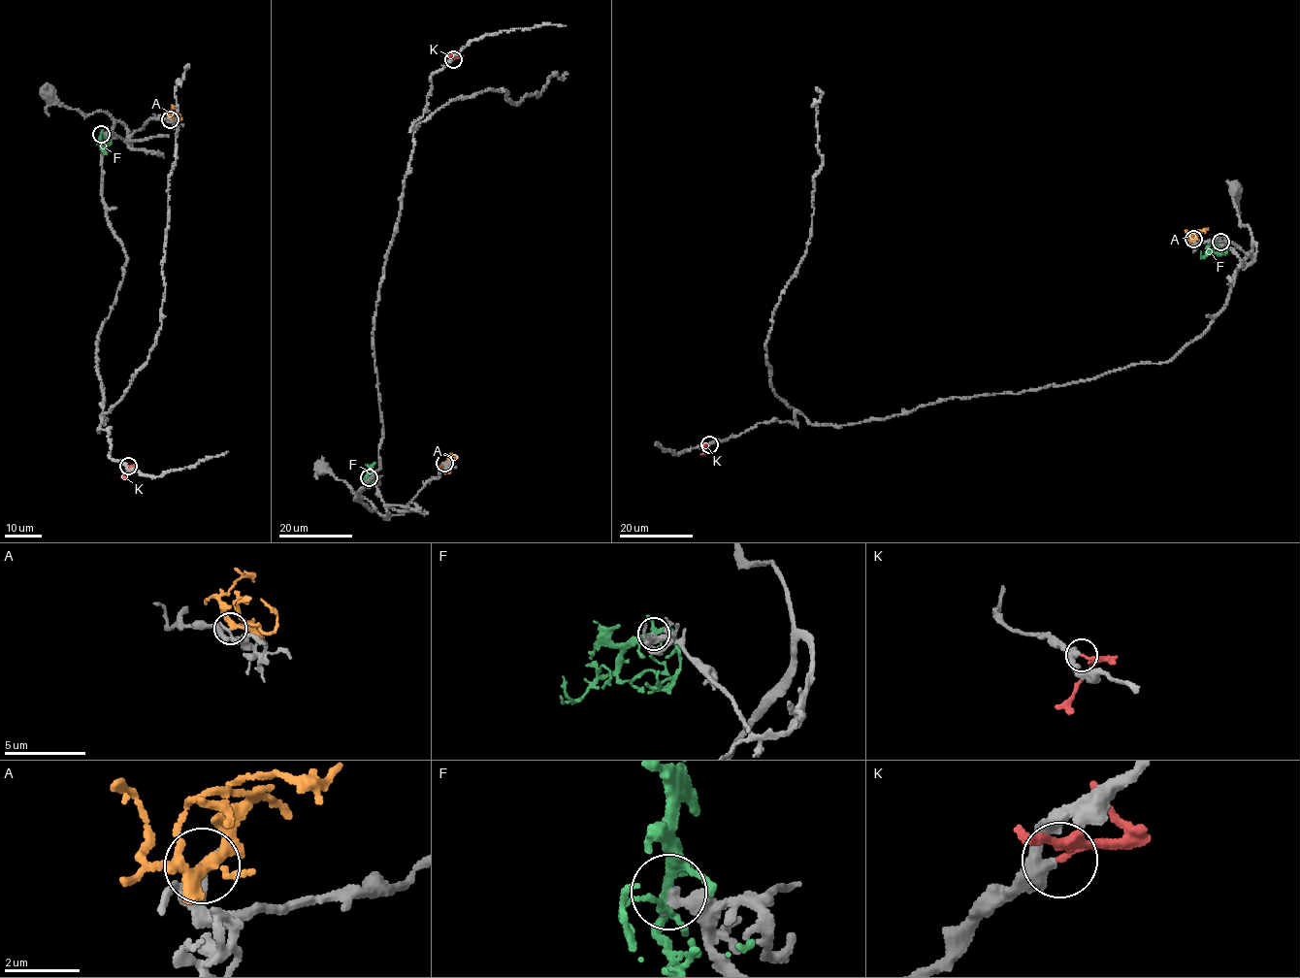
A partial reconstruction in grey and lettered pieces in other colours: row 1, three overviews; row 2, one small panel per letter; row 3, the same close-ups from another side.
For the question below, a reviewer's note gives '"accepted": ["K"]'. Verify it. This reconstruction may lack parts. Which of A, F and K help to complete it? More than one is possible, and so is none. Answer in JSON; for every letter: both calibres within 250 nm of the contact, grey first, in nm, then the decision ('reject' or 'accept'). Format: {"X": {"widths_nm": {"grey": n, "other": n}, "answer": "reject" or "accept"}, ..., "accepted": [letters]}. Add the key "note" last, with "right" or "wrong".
{"A": {"widths_nm": {"grey": 240, "other": 240}, "answer": "reject"}, "F": {"widths_nm": {"grey": 320, "other": 240}, "answer": "reject"}, "K": {"widths_nm": {"grey": 360, "other": 160}, "answer": "reject"}, "accepted": [], "note": "wrong"}

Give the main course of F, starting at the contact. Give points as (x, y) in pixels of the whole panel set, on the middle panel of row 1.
F: (369, 477), (367, 471), (373, 461)

